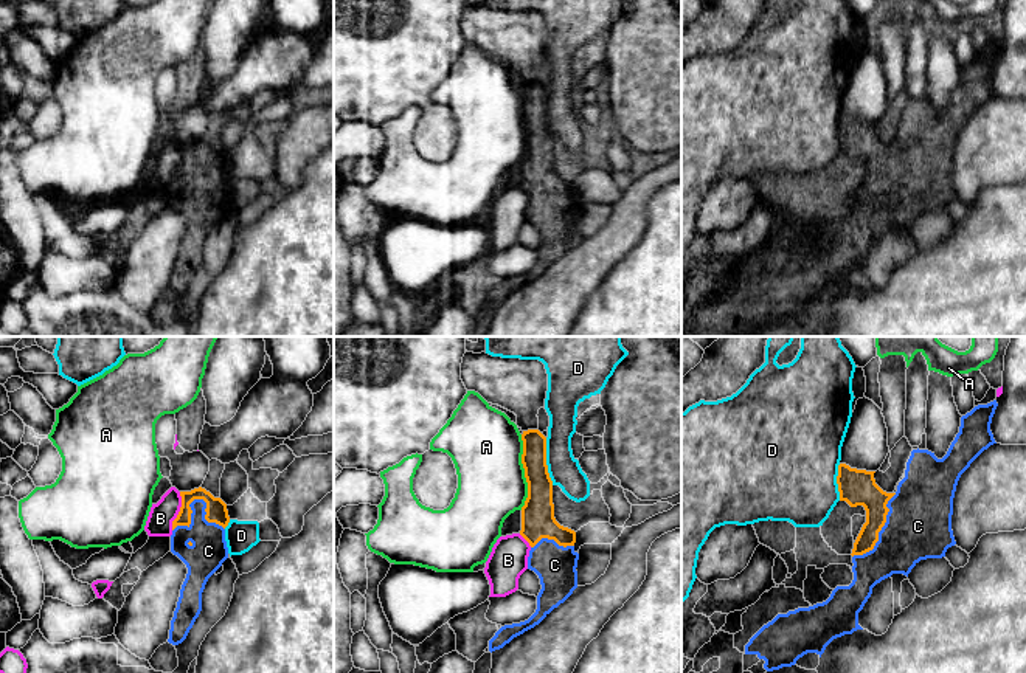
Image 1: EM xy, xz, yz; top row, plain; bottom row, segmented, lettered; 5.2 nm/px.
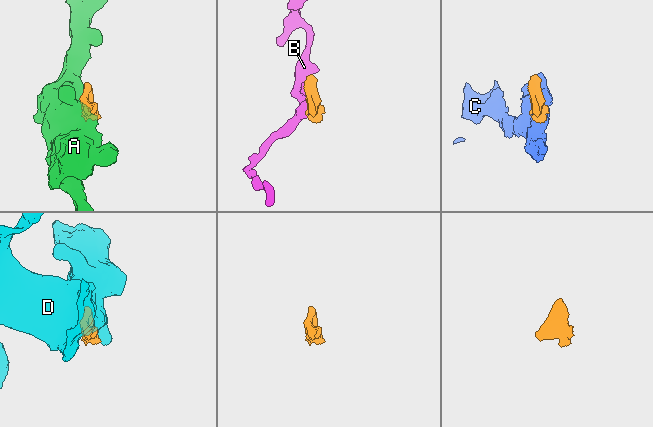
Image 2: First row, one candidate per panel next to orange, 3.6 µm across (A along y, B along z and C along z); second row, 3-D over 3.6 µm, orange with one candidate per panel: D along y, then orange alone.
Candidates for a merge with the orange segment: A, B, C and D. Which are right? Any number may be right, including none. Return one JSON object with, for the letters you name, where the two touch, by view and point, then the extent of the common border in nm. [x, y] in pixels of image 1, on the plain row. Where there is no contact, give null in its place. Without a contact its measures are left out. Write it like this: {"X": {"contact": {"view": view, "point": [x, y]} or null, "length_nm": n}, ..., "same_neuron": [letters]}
{"C": {"contact": {"view": "xy", "point": [196, 151]}, "length_nm": 280}, "same_neuron": ["C"]}

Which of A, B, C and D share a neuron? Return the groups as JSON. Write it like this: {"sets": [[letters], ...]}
{"sets": [["A"], ["B"], ["C"], ["D"]]}

